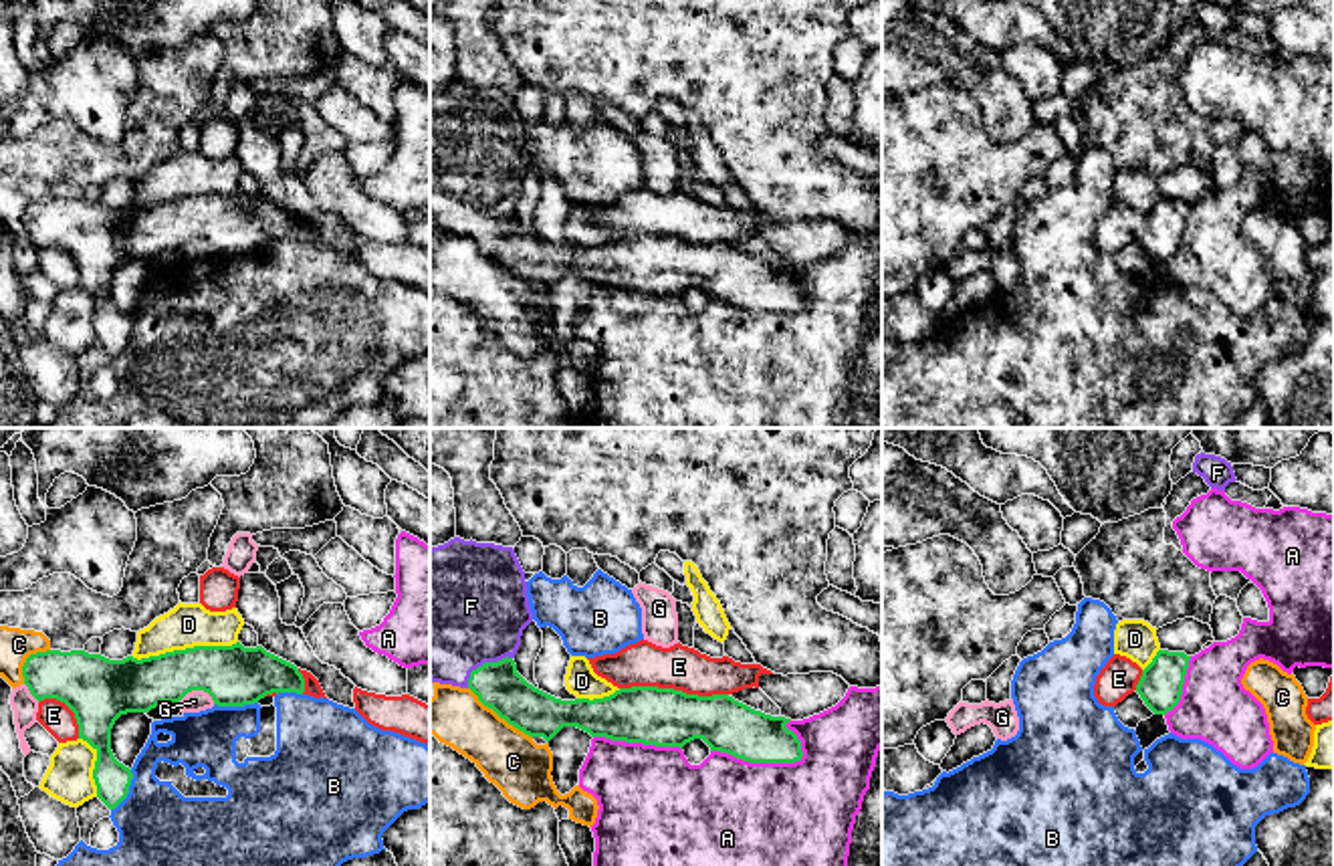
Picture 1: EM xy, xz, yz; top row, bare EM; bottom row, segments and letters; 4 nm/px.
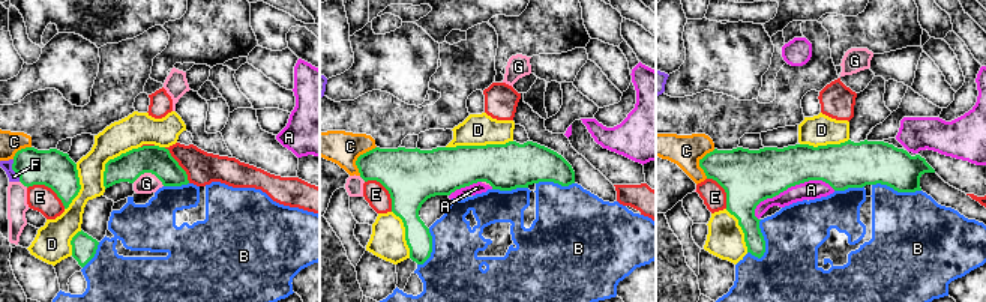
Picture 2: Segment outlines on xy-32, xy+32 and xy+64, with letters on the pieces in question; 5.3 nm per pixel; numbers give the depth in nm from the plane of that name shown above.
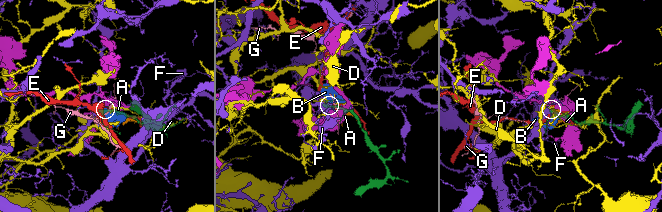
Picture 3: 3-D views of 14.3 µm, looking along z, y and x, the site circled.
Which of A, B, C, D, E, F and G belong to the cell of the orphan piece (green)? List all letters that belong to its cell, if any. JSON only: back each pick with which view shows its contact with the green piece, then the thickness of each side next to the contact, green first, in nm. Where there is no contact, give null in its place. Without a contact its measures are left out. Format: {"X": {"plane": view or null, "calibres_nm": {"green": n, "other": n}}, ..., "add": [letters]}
{"F": {"plane": "xz", "calibres_nm": {"green": 190, "other": 500}}, "add": ["F"]}

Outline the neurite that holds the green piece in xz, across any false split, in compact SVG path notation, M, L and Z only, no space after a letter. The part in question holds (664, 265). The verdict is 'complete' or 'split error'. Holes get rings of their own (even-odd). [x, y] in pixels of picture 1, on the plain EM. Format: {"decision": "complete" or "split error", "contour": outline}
{"decision": "split error", "contour": "M450 87L430 97L430 228L470 236L515 277L547 291L563 277L577 275L591 285L684 295L702 287L710 299L749 311L801 309L801 289L785 273L791 266L755 258L729 242L698 244L674 236L632 234L603 246L555 246L529 232L515 212L523 178L533 170L525 119L513 95Z"}

